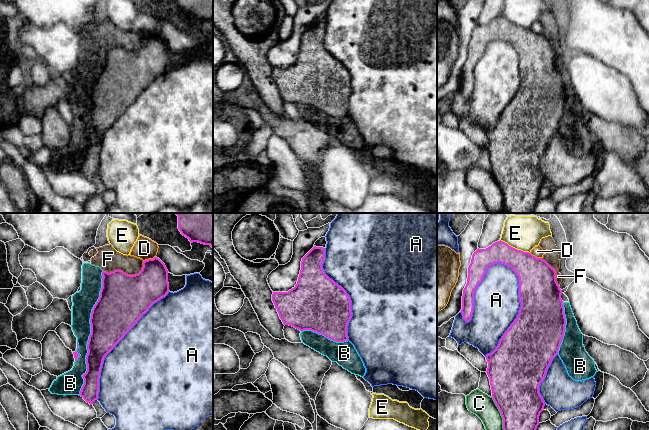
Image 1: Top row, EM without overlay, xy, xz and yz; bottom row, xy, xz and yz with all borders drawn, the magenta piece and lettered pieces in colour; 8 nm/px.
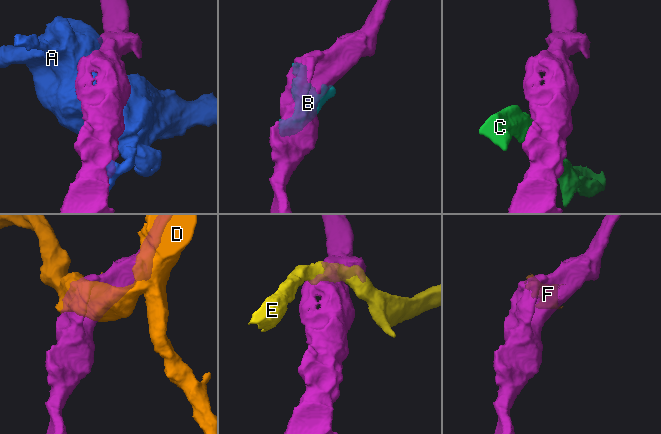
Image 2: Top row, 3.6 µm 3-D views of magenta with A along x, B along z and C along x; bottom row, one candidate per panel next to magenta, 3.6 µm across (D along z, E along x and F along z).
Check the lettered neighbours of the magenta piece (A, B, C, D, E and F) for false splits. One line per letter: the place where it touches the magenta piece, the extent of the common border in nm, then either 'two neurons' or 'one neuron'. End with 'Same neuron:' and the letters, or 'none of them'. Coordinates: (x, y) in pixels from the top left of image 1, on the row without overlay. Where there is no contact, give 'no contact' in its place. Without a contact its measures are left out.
A: contact yz (520, 84); length 750 nm; two neurons
B: contact xy (91, 108); length 1000 nm; two neurons
C: contact yz (501, 191); length 300 nm; two neurons
D: contact xy (149, 35); length 110 nm; two neurons
E: contact yz (514, 24); length 260 nm; two neurons
F: contact xy (126, 50); length 340 nm; two neurons
Same neuron: none of them

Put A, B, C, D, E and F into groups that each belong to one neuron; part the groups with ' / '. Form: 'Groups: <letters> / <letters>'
Groups: A / B F / C / D / E

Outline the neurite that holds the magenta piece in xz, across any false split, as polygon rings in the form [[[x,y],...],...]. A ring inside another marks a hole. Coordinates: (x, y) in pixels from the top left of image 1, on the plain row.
[[[314,22],[301,37],[297,60],[288,68],[273,68],[272,77],[284,101],[300,107],[311,106],[336,118],[348,117],[347,102],[352,93],[346,67],[324,48],[325,24]]]

